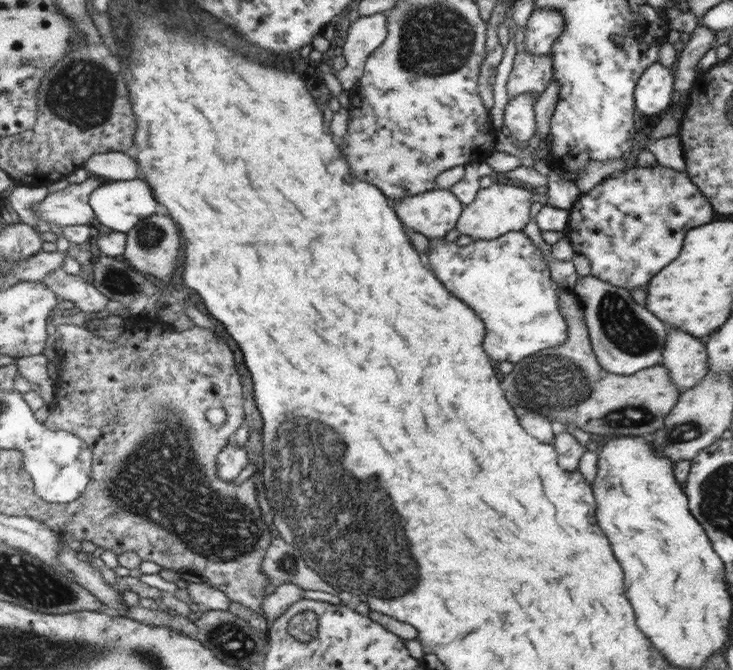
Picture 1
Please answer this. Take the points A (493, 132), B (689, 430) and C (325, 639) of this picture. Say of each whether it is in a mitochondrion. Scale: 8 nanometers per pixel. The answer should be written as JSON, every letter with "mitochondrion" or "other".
{"A":"other","B":"mitochondrion","C":"other"}

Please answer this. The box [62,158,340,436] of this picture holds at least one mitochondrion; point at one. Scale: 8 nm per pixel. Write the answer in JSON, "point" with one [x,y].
{"point":[118,282]}

